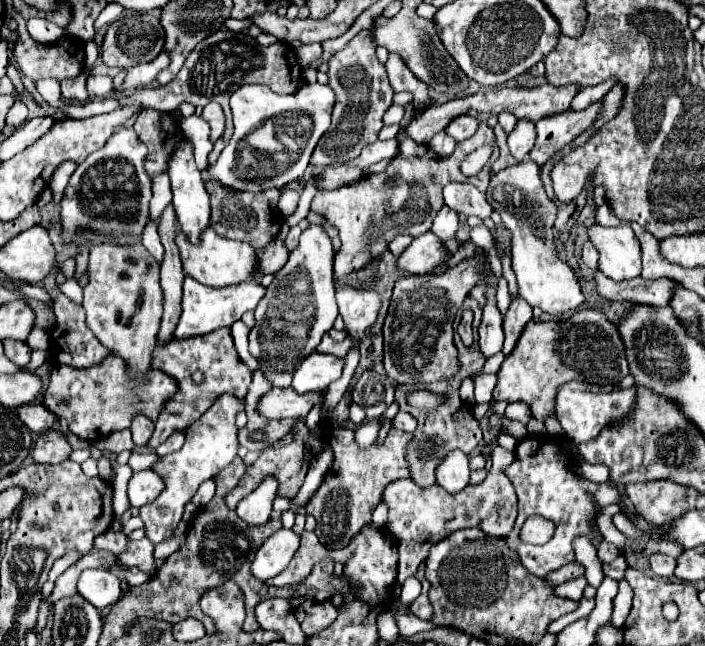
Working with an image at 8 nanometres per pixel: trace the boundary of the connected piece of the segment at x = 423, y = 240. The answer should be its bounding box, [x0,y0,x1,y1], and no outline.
[396,232,446,274]

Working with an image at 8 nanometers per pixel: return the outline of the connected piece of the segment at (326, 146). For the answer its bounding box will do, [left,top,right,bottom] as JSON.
[312,30,392,168]

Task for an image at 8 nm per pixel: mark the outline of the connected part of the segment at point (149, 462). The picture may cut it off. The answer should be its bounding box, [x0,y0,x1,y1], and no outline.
[128,450,158,472]

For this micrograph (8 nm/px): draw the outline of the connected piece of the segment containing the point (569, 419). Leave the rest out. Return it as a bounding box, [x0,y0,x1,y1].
[556,382,636,442]

